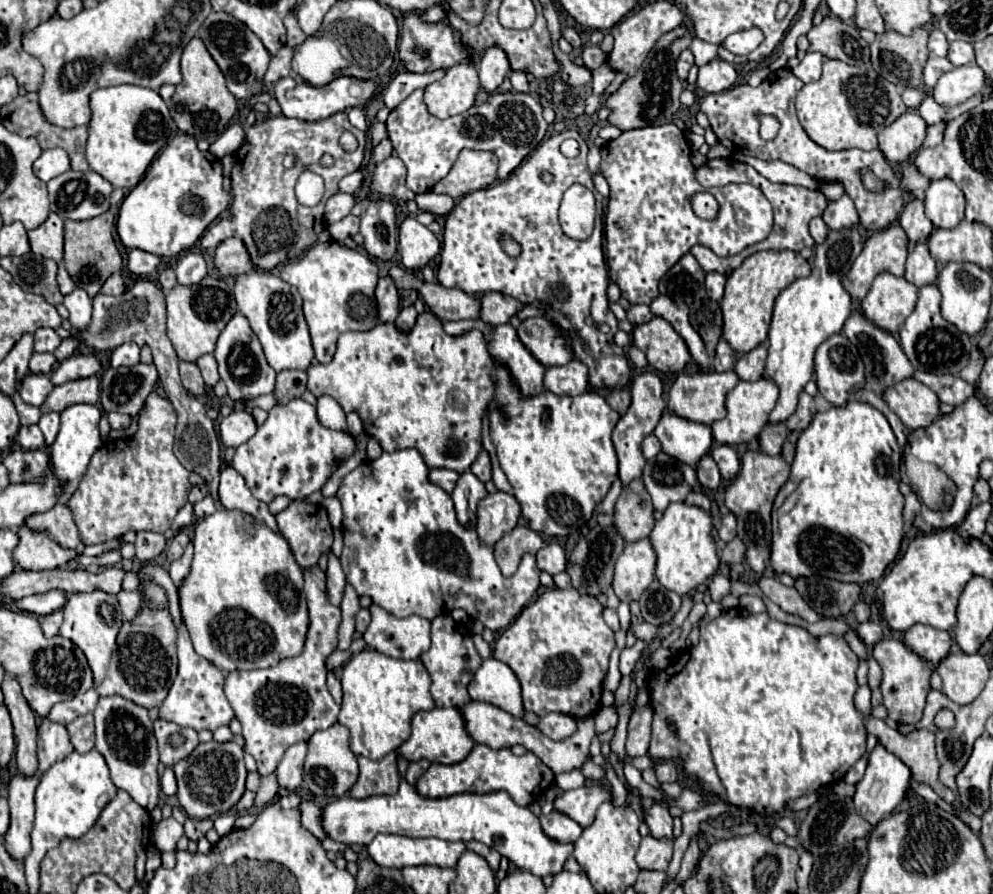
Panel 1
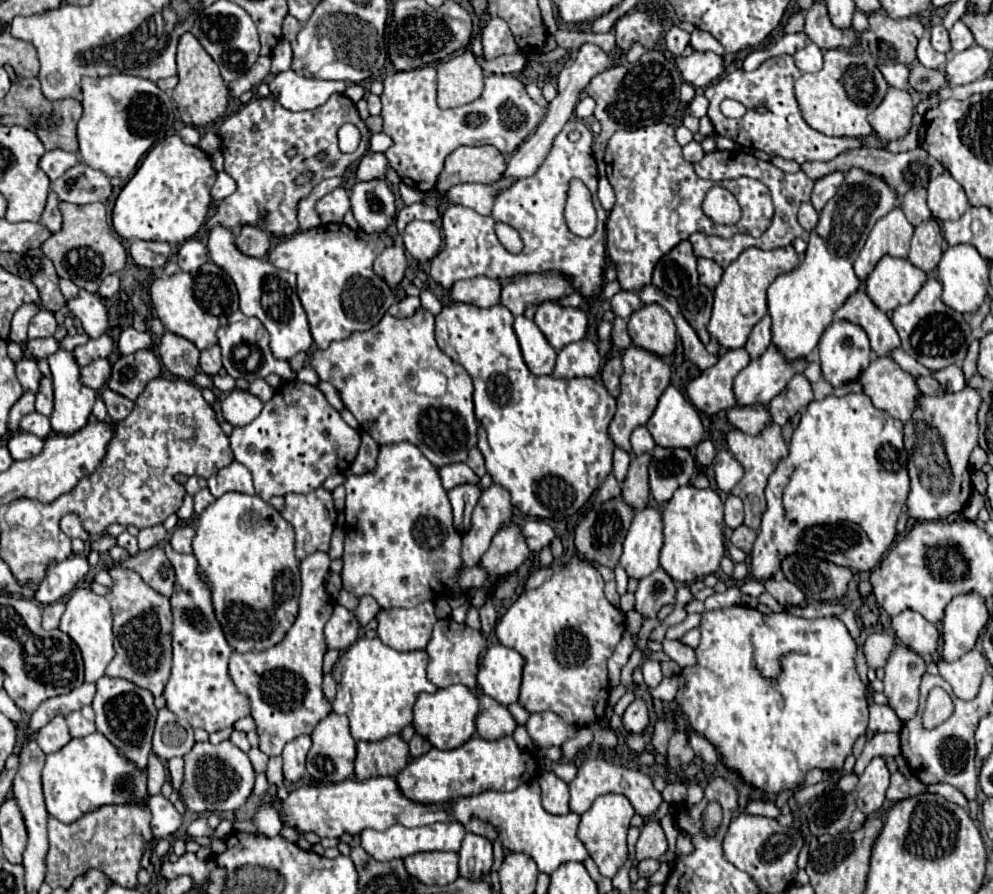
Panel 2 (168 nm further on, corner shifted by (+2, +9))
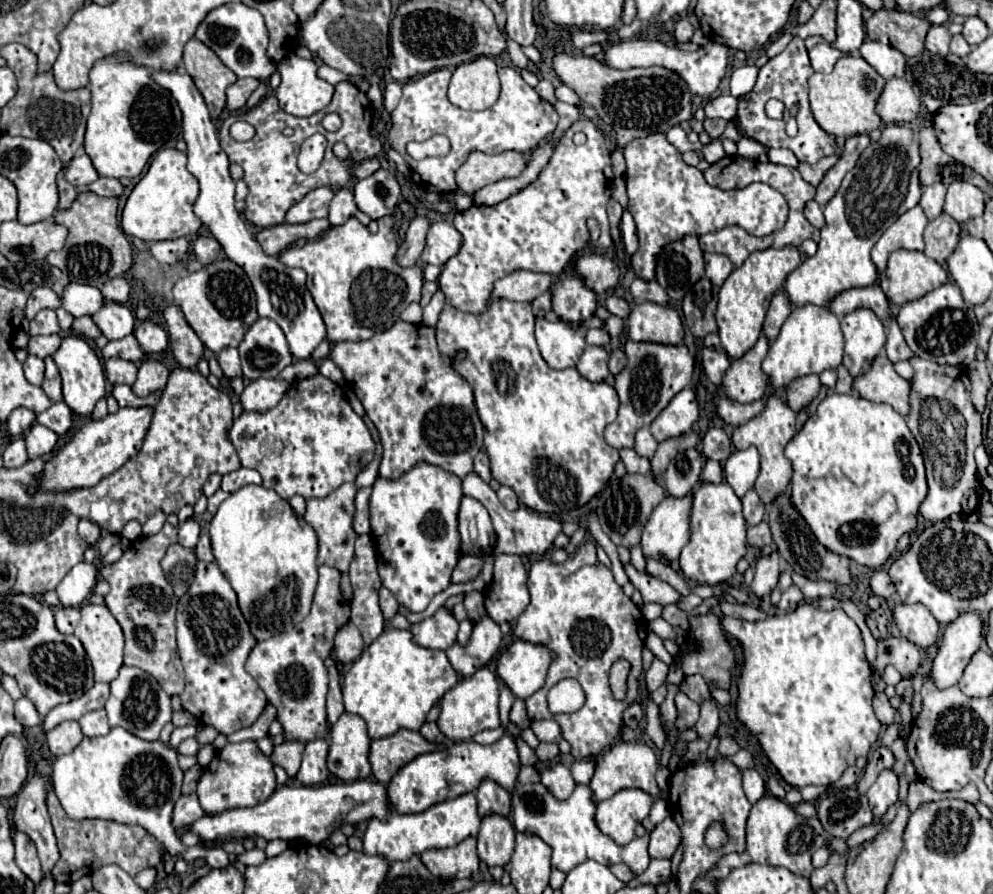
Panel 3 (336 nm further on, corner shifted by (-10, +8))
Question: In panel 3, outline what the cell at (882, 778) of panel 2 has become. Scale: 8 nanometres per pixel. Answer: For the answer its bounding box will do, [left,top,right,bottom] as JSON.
[866,769,898,817]

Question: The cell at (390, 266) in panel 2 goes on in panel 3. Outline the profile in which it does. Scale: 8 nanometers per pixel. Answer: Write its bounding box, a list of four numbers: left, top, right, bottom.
[398,215,430,267]

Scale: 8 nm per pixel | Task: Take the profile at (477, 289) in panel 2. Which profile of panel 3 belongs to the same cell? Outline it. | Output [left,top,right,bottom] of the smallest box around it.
[492,271,554,301]

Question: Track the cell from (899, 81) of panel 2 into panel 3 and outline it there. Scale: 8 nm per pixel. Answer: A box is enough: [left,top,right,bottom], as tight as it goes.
[860,41,906,77]

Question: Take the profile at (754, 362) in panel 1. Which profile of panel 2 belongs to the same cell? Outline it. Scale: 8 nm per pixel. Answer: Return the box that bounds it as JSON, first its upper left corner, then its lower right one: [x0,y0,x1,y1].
[744,316,772,360]

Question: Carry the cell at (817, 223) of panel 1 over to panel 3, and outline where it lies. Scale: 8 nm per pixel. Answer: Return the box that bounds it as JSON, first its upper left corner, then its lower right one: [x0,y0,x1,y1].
[804,201,824,229]

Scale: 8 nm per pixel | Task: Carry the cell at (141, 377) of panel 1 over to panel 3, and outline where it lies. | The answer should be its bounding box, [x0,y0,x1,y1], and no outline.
[132,359,168,397]

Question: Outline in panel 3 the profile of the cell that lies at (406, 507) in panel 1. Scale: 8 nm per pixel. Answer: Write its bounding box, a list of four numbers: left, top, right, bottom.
[370,463,462,613]

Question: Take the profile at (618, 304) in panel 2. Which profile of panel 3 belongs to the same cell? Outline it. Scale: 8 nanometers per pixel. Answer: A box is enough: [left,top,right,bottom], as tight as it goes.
[604,295,630,319]

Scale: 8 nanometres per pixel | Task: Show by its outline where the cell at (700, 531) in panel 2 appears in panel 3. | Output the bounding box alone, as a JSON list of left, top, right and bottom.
[680,481,746,585]

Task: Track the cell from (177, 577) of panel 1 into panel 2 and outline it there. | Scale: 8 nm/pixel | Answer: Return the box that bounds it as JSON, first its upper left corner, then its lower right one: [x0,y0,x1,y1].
[164,544,248,732]

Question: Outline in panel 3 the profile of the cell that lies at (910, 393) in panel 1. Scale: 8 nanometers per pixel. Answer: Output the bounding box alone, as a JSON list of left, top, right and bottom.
[852,353,910,415]

